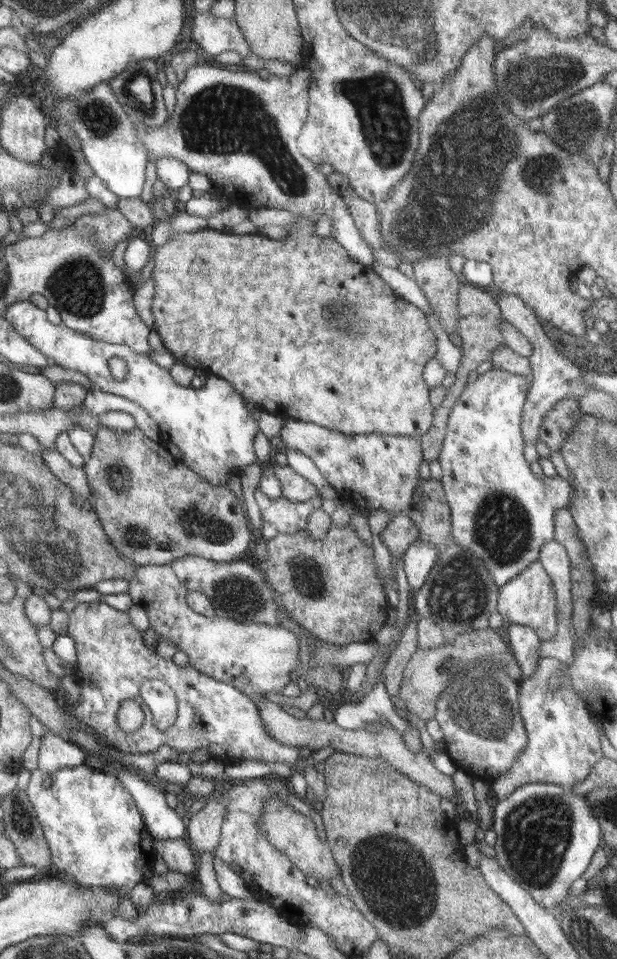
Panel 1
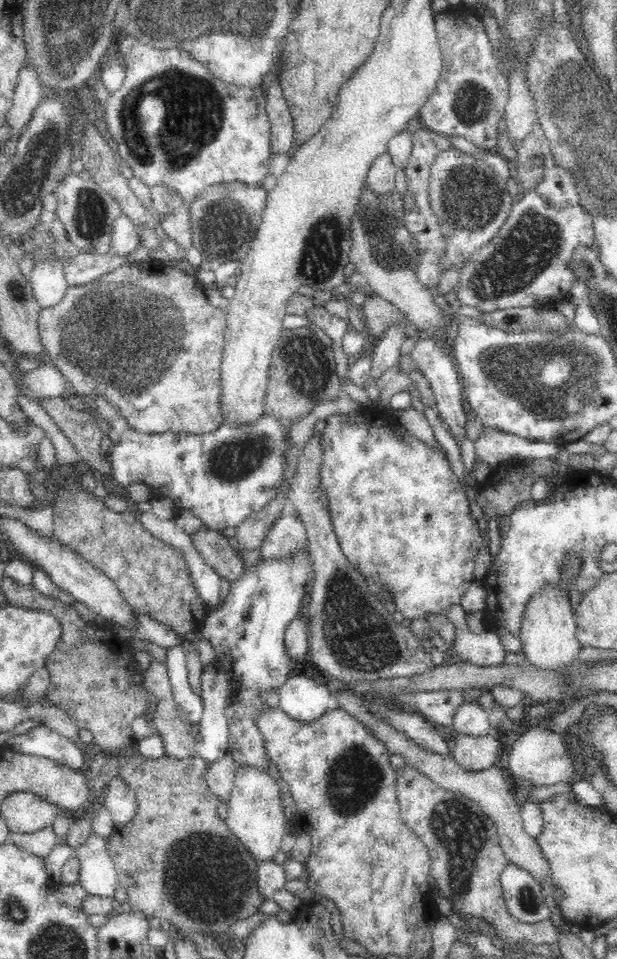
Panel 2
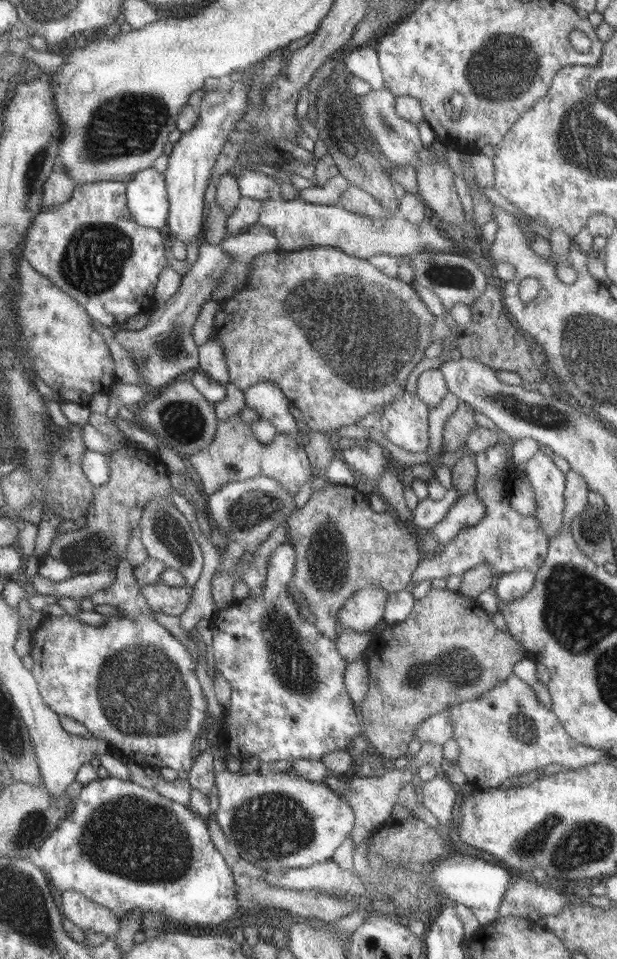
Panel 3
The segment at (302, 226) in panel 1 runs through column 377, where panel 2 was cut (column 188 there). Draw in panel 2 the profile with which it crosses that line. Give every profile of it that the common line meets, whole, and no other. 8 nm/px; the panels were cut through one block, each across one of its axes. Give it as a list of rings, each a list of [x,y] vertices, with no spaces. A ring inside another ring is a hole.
[[[146,259],[134,263],[120,265],[109,273],[92,282],[80,286],[69,286],[65,295],[55,305],[41,309],[38,318],[38,331],[44,345],[43,356],[54,365],[68,380],[69,393],[74,393],[95,406],[104,400],[104,404],[112,404],[119,417],[126,419],[129,428],[146,435],[160,435],[165,433],[209,434],[223,424],[224,411],[220,397],[223,396],[223,380],[221,362],[224,350],[224,332],[227,328],[226,308],[216,307],[208,303],[205,292],[206,287],[191,273],[176,268],[173,264],[161,260]]]

